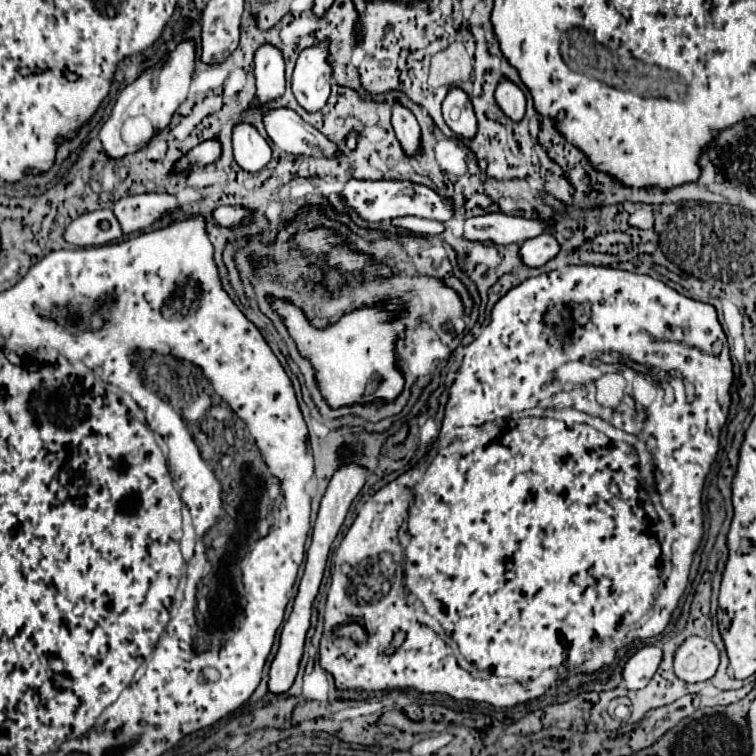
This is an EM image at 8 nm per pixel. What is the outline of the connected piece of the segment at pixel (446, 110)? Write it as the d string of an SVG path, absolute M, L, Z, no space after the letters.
M451 87L443 101L443 119L455 135L471 139L477 133L477 119L469 95L461 87Z

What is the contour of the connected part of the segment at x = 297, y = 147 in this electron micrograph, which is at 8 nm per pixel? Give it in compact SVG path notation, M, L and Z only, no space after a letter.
M279 107L263 113L263 125L269 139L283 151L295 155L335 157L339 155L335 143L331 143L313 125L303 121L293 109Z

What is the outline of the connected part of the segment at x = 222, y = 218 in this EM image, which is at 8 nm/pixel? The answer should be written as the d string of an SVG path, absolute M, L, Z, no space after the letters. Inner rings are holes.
M219 207L213 215L217 223L227 227L237 227L247 217L247 211L241 207Z

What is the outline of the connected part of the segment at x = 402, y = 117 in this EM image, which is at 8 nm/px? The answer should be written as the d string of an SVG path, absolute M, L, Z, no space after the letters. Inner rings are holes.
M395 101L393 111L391 111L391 123L393 123L397 139L401 141L403 151L407 155L417 155L421 137L419 137L419 125L417 125L415 115L405 105Z

